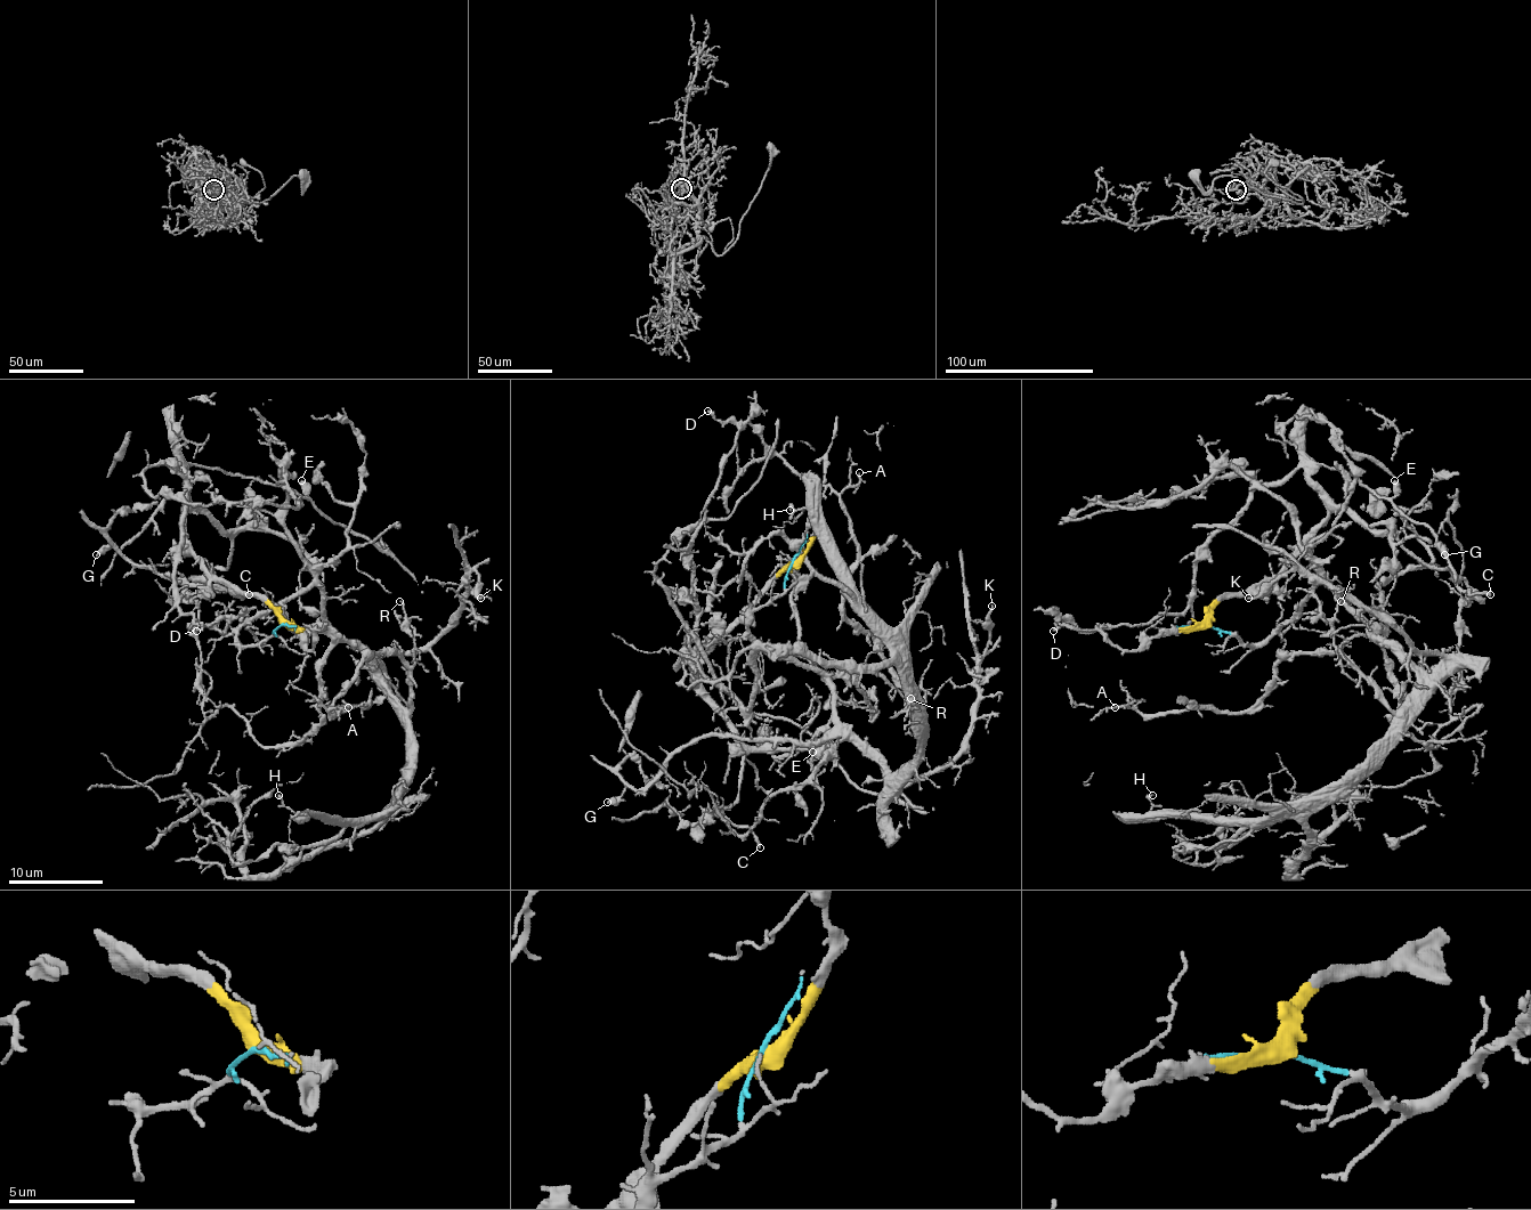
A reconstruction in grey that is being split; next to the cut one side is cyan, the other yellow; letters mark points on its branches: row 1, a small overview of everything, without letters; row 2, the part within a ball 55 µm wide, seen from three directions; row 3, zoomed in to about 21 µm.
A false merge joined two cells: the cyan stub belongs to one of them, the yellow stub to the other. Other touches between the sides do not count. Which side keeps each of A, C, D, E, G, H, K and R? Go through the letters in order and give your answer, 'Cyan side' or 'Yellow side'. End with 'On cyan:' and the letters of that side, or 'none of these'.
A: Cyan side
C: Yellow side
D: Yellow side
E: Yellow side
G: Cyan side
H: Cyan side
K: Cyan side
R: Cyan side
On cyan: A, G, H, K, R

